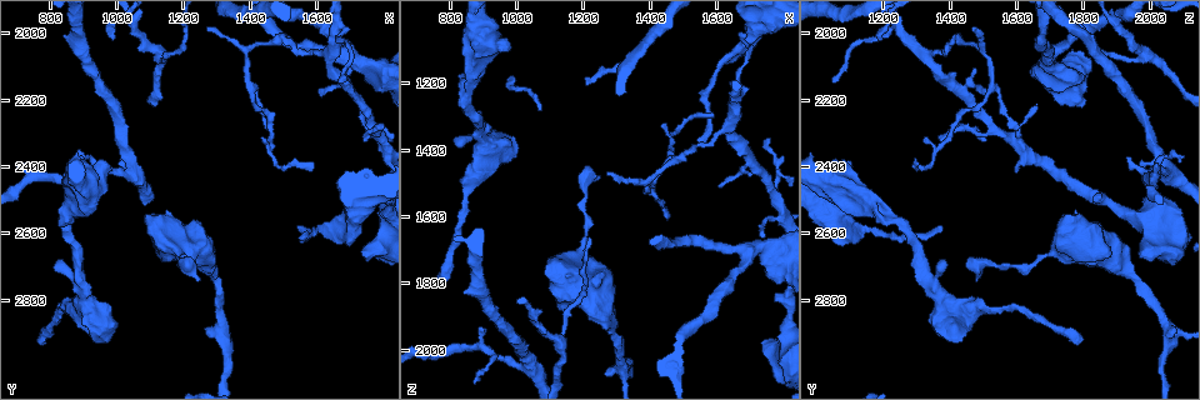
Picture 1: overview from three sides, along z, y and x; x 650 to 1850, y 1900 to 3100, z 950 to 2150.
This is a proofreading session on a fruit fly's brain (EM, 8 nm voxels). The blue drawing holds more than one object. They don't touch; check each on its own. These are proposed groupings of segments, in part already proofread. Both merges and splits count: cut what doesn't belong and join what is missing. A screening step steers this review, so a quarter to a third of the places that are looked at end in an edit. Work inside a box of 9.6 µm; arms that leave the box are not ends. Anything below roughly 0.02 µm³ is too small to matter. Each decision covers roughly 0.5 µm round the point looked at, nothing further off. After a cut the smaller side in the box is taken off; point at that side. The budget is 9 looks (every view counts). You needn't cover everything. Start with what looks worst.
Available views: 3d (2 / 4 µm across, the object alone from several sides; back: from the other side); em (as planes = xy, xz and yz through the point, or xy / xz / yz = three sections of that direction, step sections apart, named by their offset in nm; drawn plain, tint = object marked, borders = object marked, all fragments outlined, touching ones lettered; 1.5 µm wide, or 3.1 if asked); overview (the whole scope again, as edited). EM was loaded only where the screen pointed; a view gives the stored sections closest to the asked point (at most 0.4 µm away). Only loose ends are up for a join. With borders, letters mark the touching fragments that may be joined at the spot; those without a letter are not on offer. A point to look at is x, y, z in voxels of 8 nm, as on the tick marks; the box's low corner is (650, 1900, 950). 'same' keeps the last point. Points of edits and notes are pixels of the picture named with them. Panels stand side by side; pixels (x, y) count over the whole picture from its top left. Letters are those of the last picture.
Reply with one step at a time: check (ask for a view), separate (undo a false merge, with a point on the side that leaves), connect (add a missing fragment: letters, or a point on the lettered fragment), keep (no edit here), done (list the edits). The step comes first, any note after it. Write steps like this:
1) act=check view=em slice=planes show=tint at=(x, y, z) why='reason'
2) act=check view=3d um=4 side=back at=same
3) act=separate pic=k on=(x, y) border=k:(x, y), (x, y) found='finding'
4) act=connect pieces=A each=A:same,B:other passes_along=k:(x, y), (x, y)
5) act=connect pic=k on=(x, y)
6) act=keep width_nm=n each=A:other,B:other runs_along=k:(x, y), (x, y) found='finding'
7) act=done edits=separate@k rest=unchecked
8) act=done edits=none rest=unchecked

act=check view=em slice=planes show=borders at=(1320, 2900, 2060)

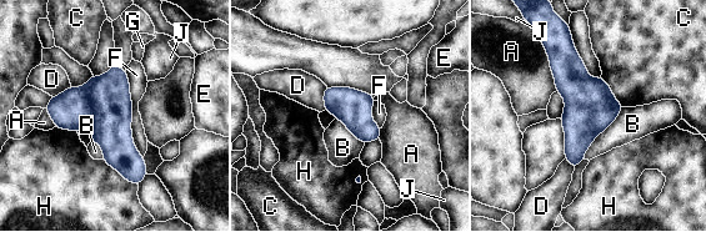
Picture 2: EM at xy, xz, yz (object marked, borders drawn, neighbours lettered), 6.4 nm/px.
act=keep each=A:other,B:other,C:other,D:other,E:other,F:other,G:other,H:other,J:other border=2:(541, 41), (556, 90) found='one neuron here'

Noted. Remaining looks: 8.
act=check view=3d um=4 at=(1250, 2740, 1480) why='tapers out'

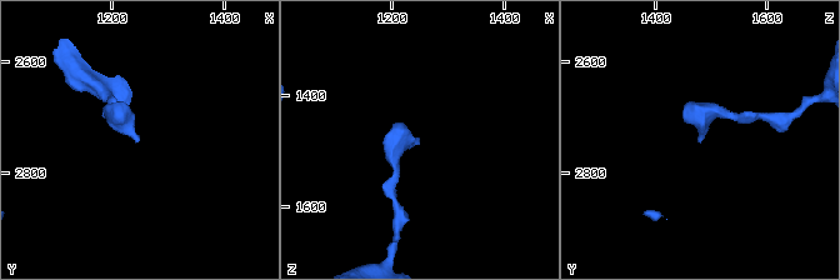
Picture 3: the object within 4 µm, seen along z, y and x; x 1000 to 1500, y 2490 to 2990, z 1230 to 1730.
act=check view=em slice=planes show=plain at=(1245, 2745, 1475)

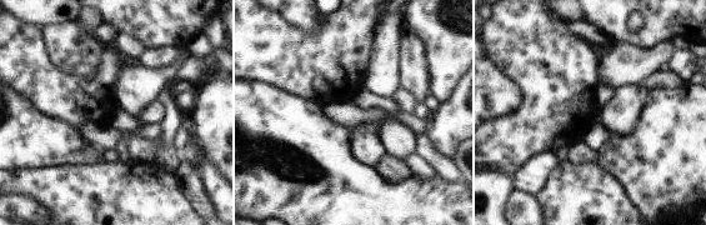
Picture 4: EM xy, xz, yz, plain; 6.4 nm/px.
act=check view=em slice=planes show=borders at=same

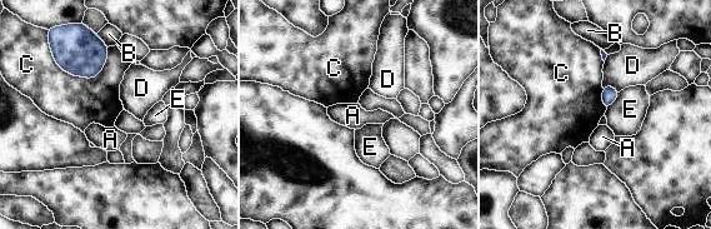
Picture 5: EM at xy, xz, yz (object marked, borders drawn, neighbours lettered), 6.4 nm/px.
act=keep each=A:other,B:other,C:other,D:other,E:other border=5:(109, 46), (94, 78), (53, 56) found='none of them fits'

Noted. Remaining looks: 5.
act=check view=3d um=4 at=(1740, 2210, 1660) why='thin end'

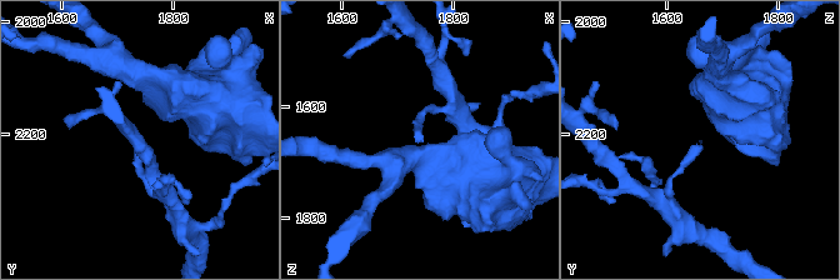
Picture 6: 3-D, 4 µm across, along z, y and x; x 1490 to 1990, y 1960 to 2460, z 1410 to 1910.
act=check view=em slice=xy step=8 show=tint at=(1745, 2210, 1660)

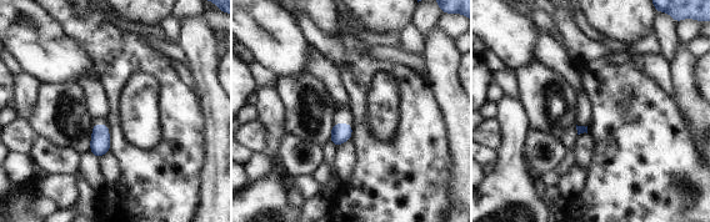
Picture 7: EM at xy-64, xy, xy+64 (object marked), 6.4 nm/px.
act=check view=em slice=planes show=borders at=same why='another direction'

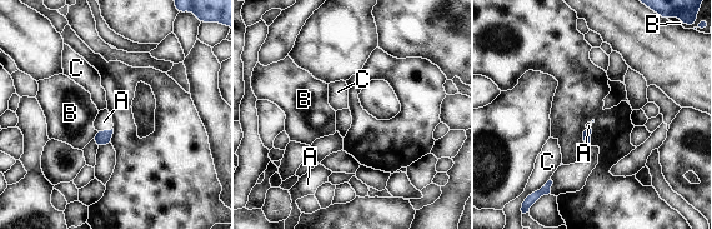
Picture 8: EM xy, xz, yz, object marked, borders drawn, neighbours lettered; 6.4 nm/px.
act=connect pic=8 on=(104, 122) each=A:same,B:other,C:other passes_along=8:(101, 138), (104, 130), (104, 122) found='the neuron continues'

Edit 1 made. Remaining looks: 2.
act=done edits=connect@8 rest=unchecked

